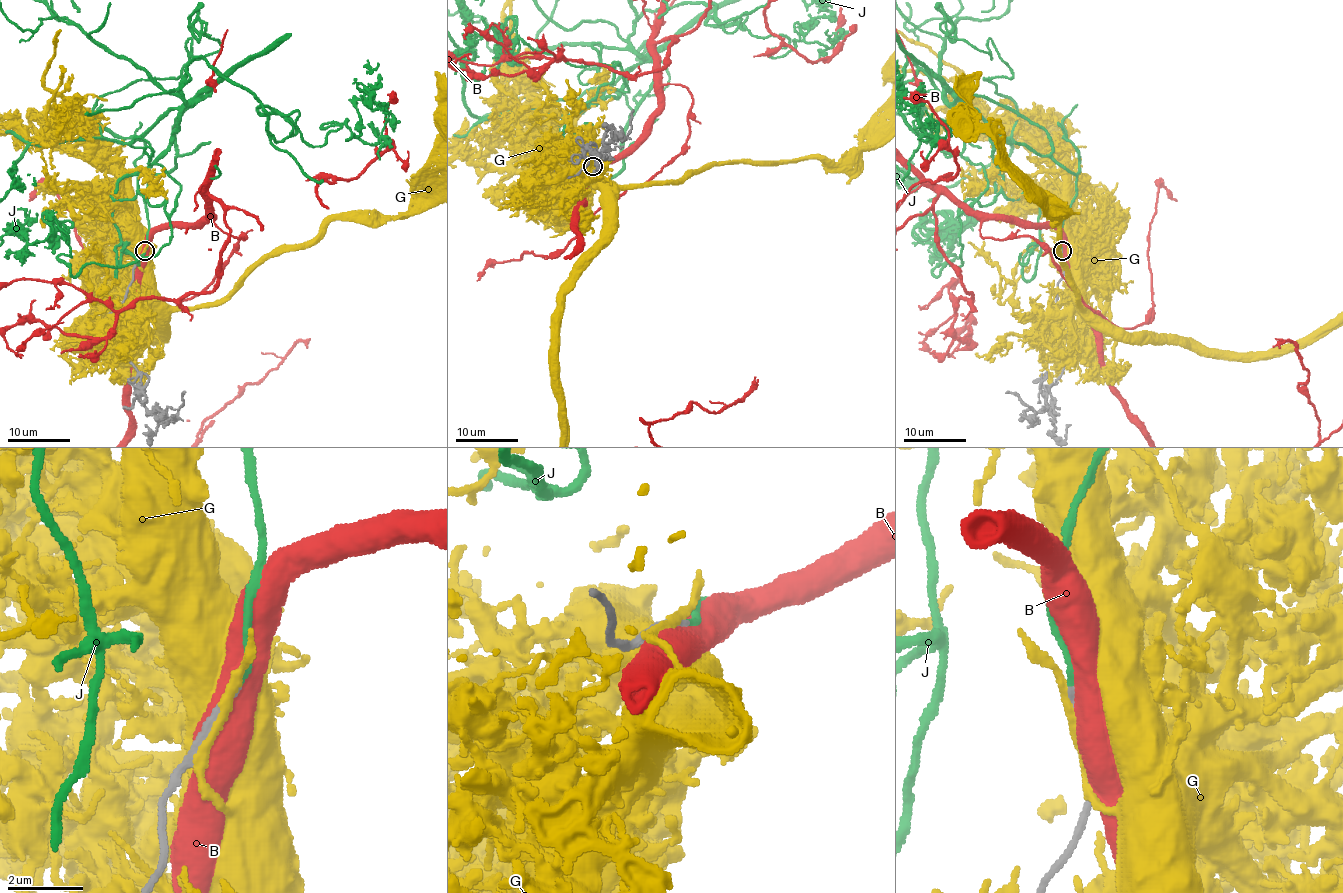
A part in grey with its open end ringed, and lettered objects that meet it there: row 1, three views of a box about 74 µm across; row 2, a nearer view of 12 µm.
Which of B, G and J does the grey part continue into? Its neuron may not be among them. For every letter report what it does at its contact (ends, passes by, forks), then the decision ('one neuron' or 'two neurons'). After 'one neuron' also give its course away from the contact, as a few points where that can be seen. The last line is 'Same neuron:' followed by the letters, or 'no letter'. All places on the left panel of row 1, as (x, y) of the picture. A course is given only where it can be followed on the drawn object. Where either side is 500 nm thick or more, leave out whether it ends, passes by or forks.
B: two neurons
G: it passes by; two neurons
J: it ends; one neuron; course (144, 250), (147, 180), (175, 164), (174, 122), (203, 90), (276, 46)
Same neuron: J

